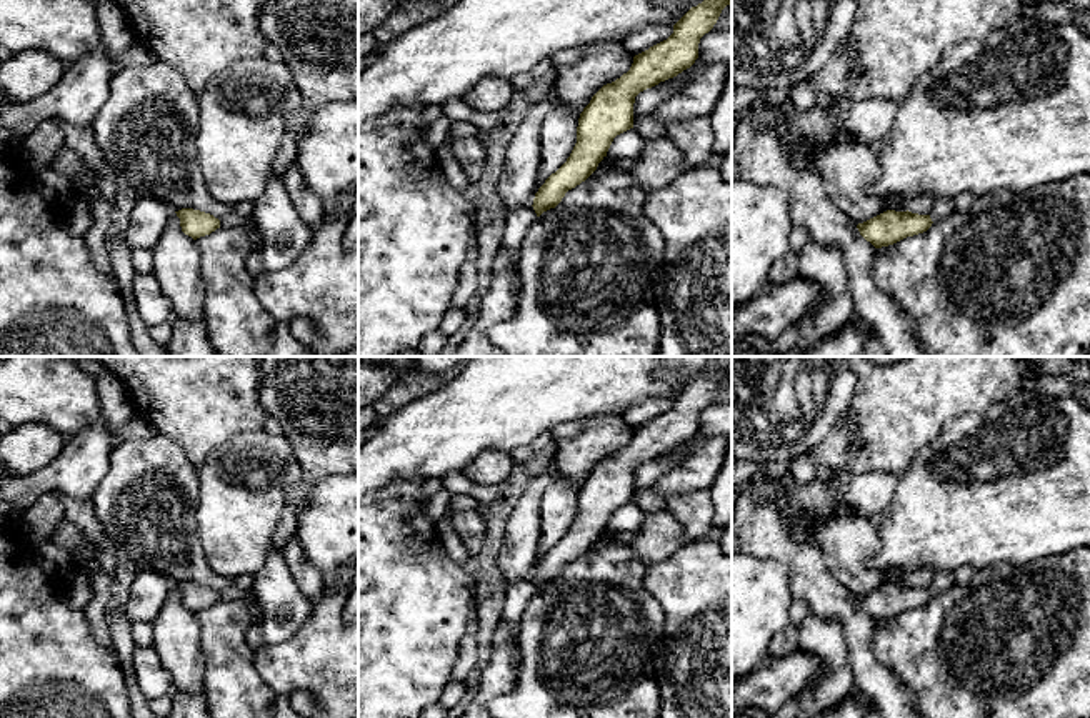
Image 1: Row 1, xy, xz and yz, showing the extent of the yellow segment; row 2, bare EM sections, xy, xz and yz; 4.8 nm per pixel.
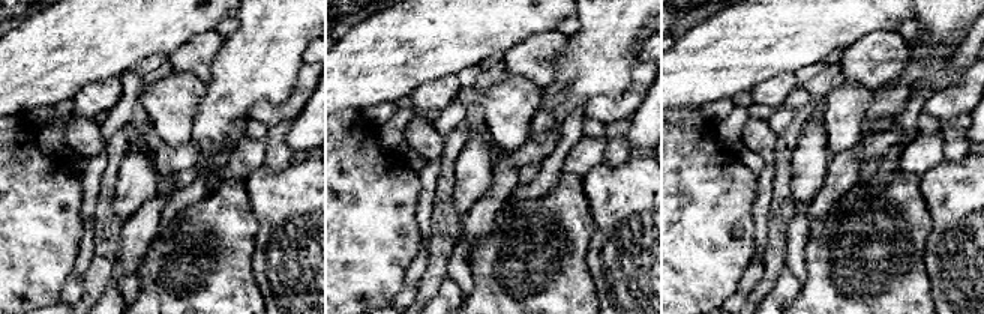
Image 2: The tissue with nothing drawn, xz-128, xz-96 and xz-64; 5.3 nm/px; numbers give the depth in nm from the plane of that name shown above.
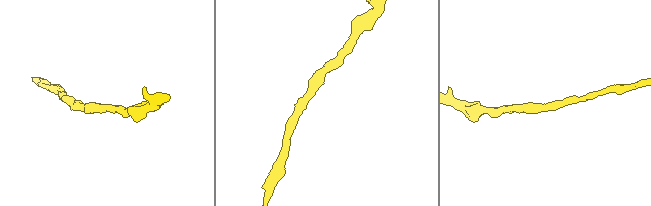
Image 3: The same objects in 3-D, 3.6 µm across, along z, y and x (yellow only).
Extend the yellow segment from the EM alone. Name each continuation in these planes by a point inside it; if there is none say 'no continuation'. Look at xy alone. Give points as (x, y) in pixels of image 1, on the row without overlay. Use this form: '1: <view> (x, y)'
no continuation

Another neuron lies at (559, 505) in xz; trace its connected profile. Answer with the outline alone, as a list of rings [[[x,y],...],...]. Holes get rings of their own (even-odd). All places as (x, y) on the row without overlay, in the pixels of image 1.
[[[553,475],[540,501],[538,561],[570,530],[577,516],[578,491],[580,486]]]

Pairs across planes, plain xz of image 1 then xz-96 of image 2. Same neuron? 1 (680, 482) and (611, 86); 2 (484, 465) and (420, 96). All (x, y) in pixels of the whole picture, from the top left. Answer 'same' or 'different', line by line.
1: different
2: same

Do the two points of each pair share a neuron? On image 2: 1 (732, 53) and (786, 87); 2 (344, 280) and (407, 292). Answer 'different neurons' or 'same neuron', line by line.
1: different neurons
2: different neurons

